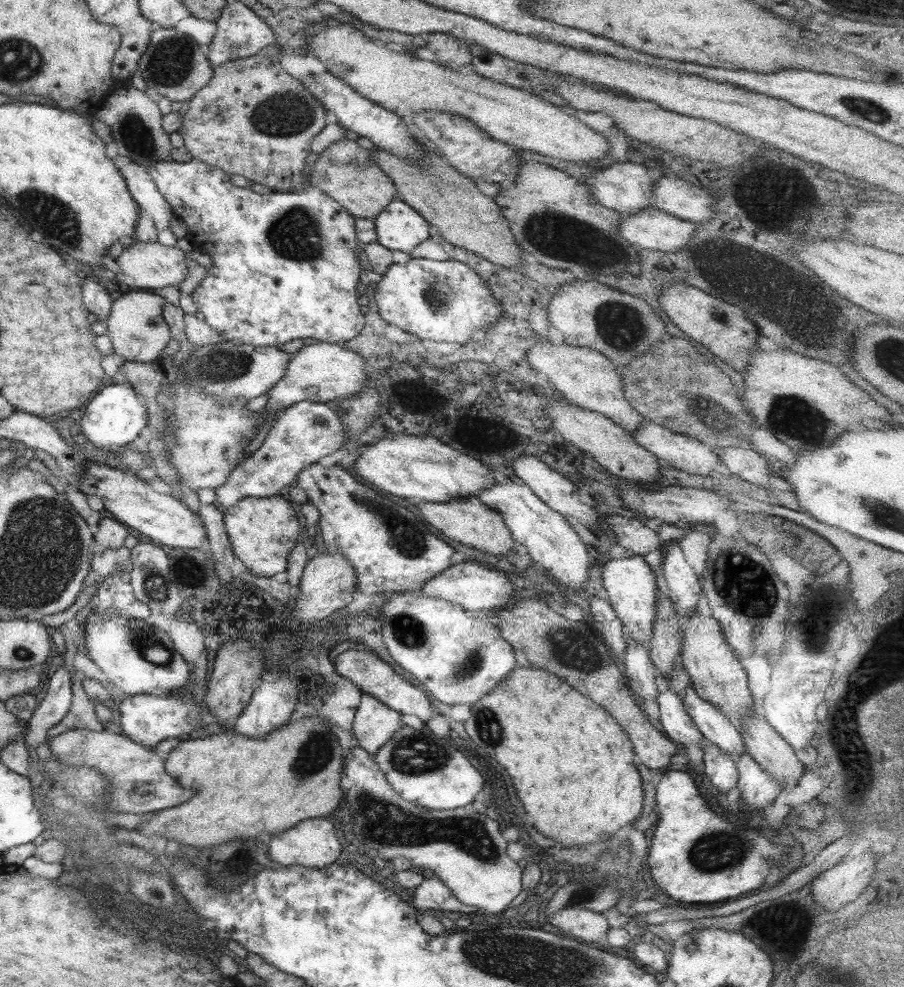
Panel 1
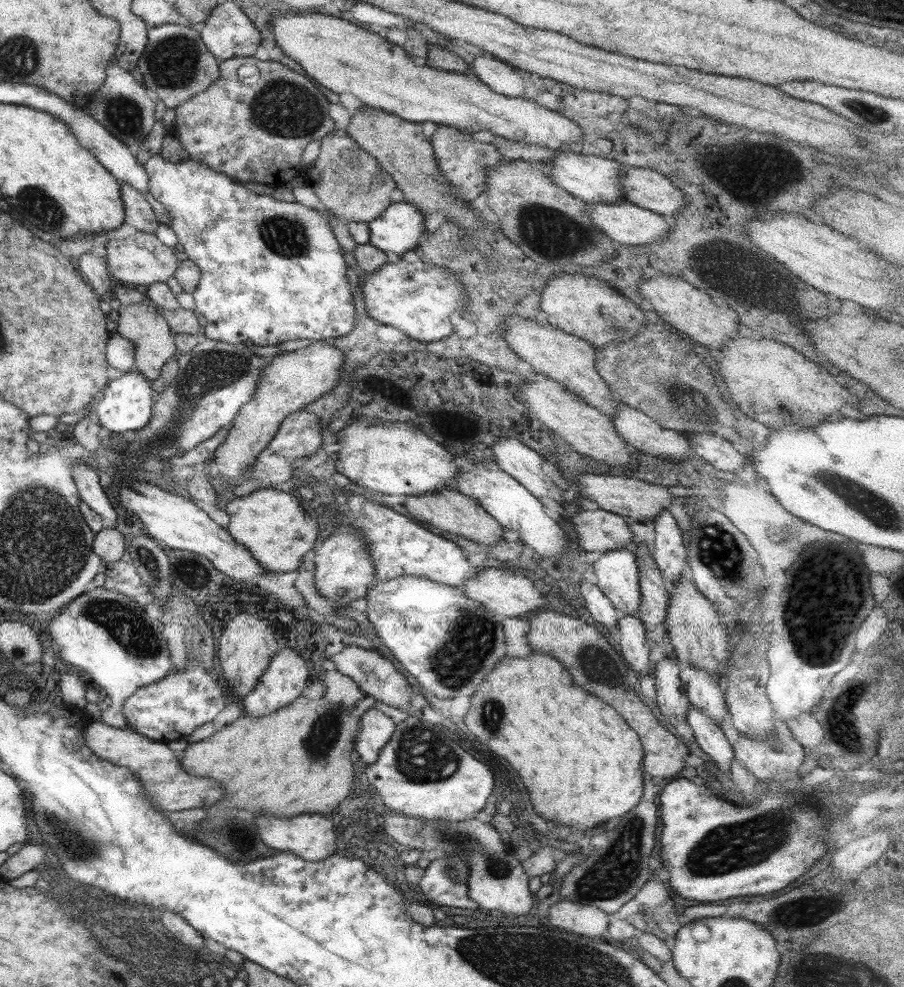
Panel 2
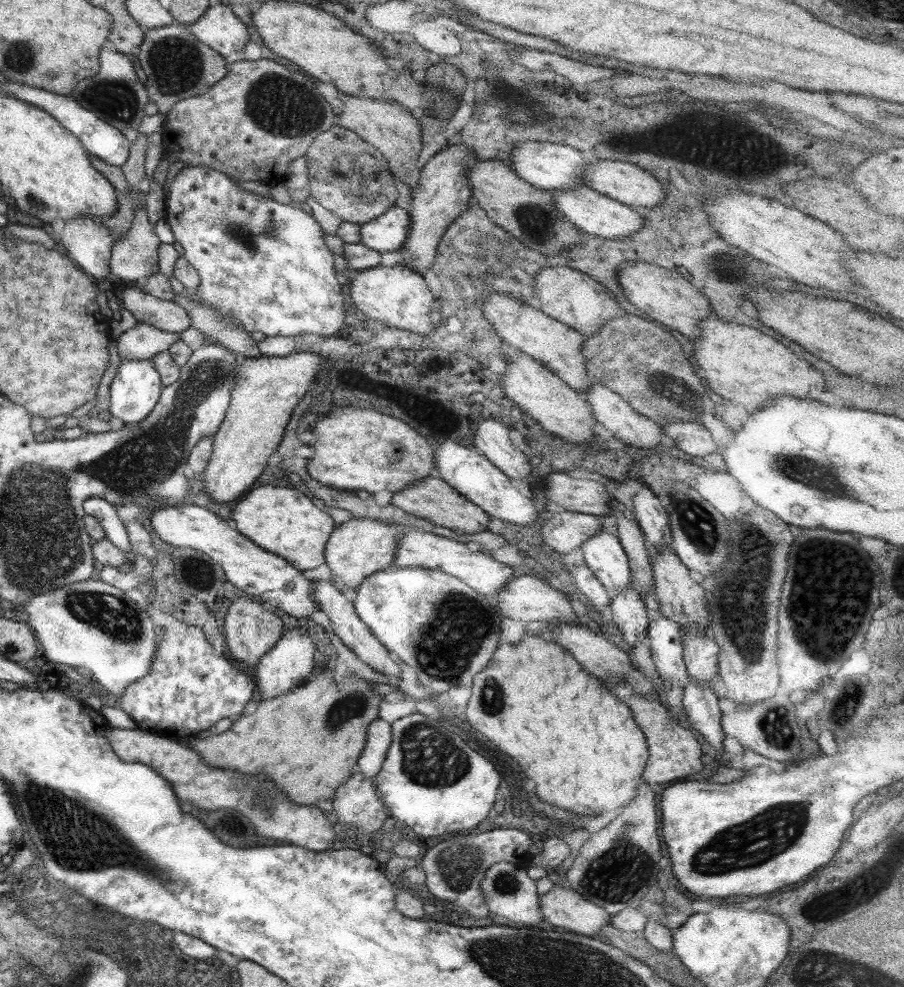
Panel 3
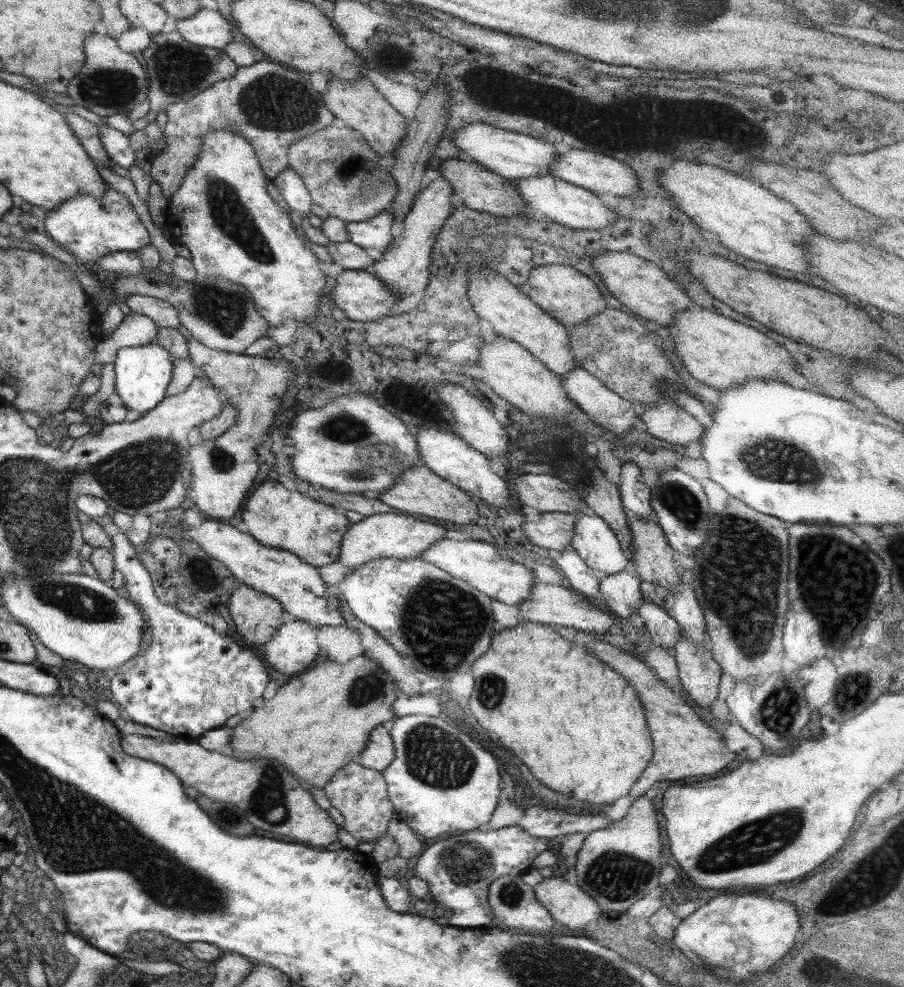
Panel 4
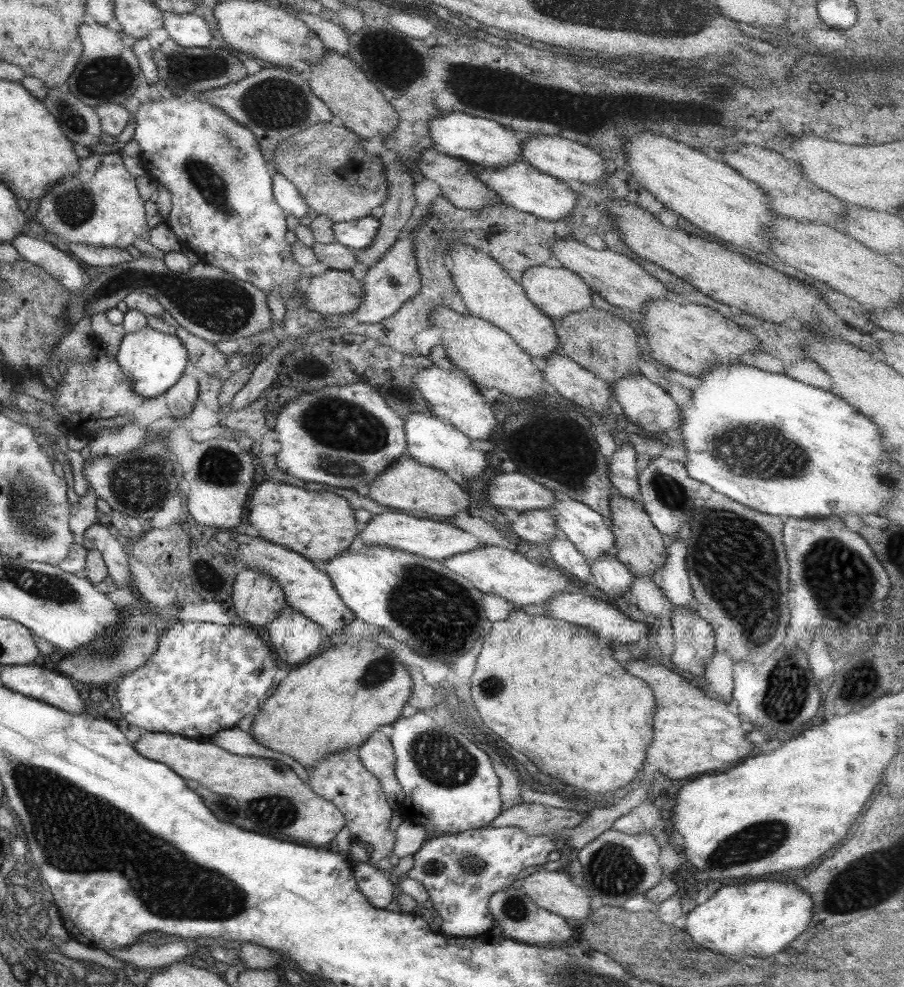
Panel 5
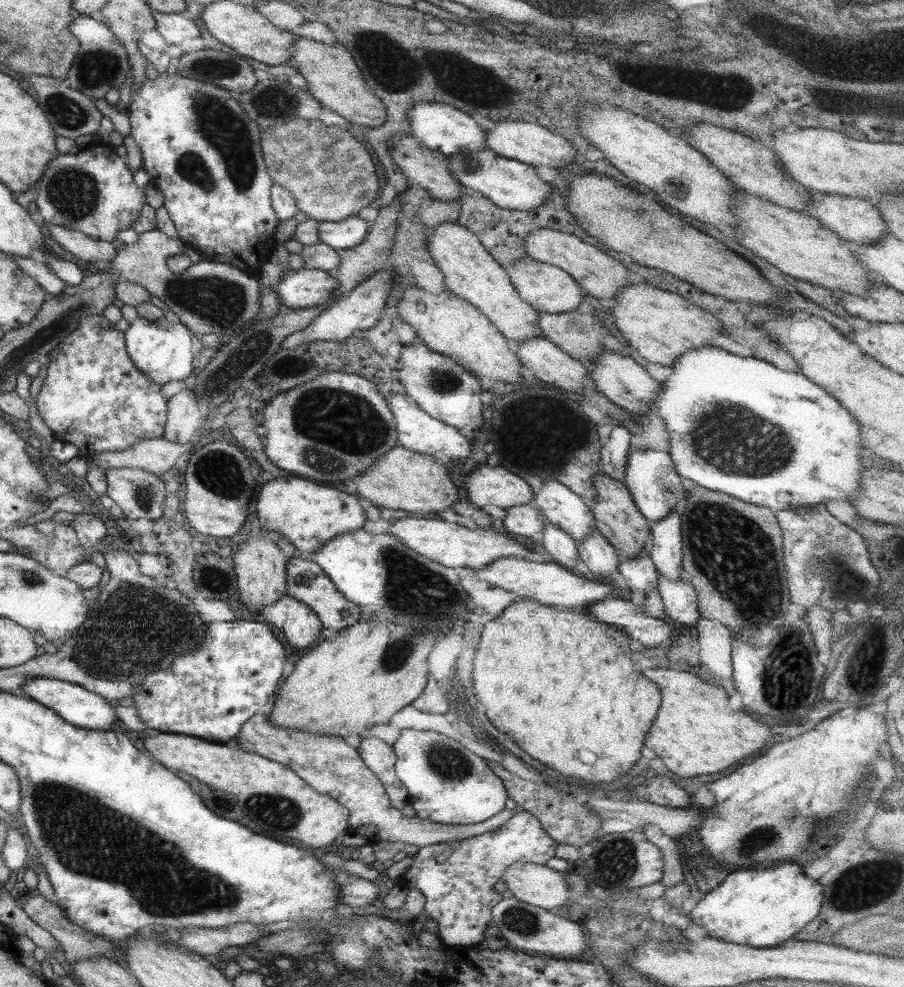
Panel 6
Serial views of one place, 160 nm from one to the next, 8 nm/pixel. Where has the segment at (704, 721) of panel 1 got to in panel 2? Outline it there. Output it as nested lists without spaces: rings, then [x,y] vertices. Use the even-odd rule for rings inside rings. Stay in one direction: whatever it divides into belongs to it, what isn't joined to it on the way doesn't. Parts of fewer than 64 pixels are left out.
[[[679,666],[678,677],[681,678],[690,706],[701,710],[711,723],[720,727],[721,719],[727,715],[727,712],[719,676],[695,667]]]

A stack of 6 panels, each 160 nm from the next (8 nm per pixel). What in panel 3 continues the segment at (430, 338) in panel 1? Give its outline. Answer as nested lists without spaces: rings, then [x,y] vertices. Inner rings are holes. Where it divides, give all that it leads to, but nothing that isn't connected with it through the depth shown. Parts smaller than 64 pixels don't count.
[[[378,265],[359,271],[354,279],[351,280],[349,290],[353,308],[361,310],[363,316],[369,316],[371,320],[377,320],[377,322],[383,323],[385,326],[401,328],[401,330],[407,330],[407,332],[413,332],[413,334],[419,334],[419,336],[427,336],[427,334],[430,334],[436,328],[436,324],[430,317],[430,312],[432,312],[432,293],[429,291],[427,285],[425,285],[423,277],[419,276],[417,272],[413,272],[411,268],[404,268],[401,265],[387,268]]]

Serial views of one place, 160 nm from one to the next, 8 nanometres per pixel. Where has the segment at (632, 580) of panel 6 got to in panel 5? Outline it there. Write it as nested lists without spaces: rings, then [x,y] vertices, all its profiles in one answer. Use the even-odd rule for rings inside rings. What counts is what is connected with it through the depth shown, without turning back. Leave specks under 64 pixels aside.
[[[634,576],[629,594],[632,604],[646,616],[670,619],[672,604],[664,598],[662,592],[652,583],[650,576]]]

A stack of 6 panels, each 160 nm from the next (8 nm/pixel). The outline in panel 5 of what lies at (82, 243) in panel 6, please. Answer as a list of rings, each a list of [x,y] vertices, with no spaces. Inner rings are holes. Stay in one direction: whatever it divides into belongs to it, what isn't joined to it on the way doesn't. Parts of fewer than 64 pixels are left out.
[[[67,243],[67,248],[69,254],[85,266],[113,268],[131,260],[131,256],[125,249],[95,248],[75,243]]]

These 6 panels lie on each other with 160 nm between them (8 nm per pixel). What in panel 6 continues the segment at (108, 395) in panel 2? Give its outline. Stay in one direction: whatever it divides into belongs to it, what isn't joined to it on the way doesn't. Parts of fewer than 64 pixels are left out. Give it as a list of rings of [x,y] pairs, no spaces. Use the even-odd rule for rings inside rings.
[[[163,316],[157,320],[145,320],[139,317],[130,324],[124,332],[125,352],[133,366],[141,375],[145,375],[151,383],[157,385],[173,381],[184,382],[194,372],[191,367],[191,338],[192,333],[179,321],[169,322]]]

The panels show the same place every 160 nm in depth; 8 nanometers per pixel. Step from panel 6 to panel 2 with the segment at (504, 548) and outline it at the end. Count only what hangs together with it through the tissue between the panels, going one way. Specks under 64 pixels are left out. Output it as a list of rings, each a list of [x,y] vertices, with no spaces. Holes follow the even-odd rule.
[[[347,526],[332,531],[332,534],[318,542],[314,552],[313,584],[316,593],[336,606],[347,606],[357,598],[365,597],[366,590],[374,580],[374,570],[370,563],[364,540]]]

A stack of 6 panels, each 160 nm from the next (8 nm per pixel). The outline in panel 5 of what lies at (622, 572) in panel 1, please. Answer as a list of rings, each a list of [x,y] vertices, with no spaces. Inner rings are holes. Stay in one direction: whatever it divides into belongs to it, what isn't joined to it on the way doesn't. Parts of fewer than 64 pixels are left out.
[[[558,497],[549,510],[556,520],[559,535],[567,538],[587,562],[615,553],[615,537],[609,532],[607,522],[586,504],[571,498],[560,501]]]

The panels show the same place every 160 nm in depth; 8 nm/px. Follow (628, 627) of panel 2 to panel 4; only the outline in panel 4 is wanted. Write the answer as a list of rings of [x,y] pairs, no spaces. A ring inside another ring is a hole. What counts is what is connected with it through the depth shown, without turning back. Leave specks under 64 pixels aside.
[[[629,568],[603,577],[599,585],[599,592],[607,608],[614,612],[616,619],[628,619],[638,611],[642,603],[639,585],[641,580]]]

